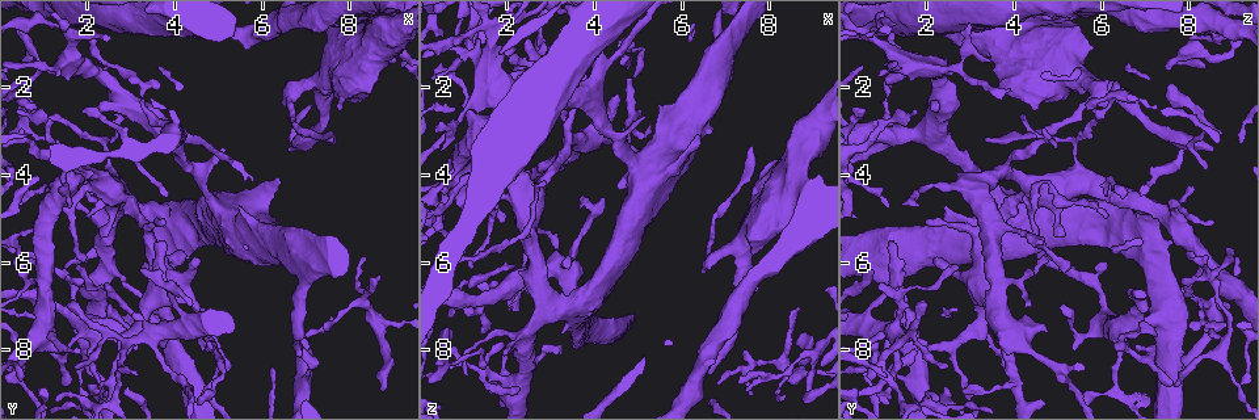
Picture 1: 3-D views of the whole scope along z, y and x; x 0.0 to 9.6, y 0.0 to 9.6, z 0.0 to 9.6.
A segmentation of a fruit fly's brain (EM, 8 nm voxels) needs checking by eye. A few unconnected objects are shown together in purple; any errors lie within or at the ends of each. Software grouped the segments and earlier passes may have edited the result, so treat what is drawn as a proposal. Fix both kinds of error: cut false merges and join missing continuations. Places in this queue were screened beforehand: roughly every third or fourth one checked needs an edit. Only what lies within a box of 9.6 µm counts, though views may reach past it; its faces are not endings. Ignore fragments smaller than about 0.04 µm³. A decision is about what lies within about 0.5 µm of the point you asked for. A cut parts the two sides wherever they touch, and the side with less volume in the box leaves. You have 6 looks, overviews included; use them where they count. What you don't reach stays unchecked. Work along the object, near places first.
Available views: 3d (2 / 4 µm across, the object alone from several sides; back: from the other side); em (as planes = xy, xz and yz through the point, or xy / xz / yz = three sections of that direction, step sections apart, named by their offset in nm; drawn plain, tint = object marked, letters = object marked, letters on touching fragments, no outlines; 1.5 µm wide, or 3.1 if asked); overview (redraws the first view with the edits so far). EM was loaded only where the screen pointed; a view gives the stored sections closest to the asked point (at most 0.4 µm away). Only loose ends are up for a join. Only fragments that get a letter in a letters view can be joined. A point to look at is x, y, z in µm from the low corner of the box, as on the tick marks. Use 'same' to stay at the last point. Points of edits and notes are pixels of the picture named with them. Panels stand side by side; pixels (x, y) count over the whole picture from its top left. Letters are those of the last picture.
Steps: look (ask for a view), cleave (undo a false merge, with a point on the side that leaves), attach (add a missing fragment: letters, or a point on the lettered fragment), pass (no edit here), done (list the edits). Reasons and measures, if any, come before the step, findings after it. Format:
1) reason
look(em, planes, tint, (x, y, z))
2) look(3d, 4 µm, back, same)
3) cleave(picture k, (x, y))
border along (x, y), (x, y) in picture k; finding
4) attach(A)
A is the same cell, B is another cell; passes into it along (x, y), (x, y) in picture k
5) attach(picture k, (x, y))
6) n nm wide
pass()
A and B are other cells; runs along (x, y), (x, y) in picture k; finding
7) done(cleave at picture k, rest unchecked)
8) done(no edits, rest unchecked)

thin end
look(em, xz, step 4, tint, (3.80, 5.15, 1.95))

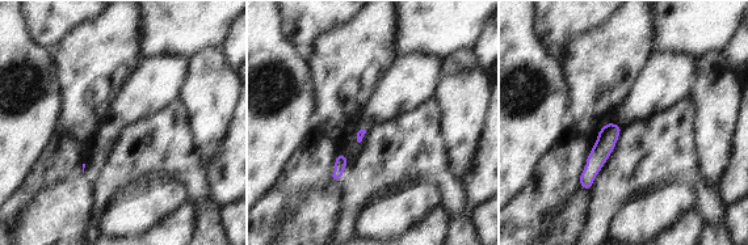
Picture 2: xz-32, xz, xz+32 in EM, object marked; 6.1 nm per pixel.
look(em, yz, step 8, letters, same)

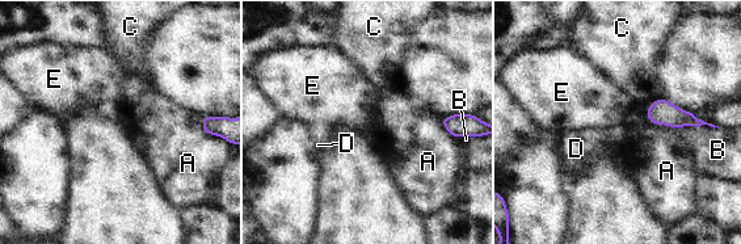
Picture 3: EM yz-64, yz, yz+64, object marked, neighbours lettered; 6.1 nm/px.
pass()
A, B, C, D and E are other cells; none of them fits

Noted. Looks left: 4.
an open end
look(3d, 4 µm, (1.90, 0.70, 1.20))

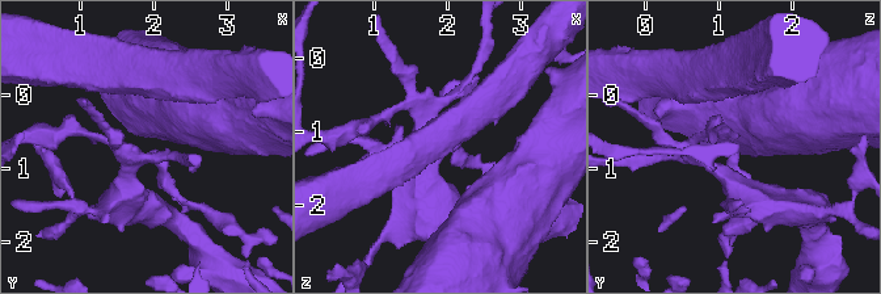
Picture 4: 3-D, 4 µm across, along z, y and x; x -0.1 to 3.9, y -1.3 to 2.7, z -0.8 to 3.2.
shape alone is not enough
look(em, planes, letters, (1.95, 0.75, 1.25))

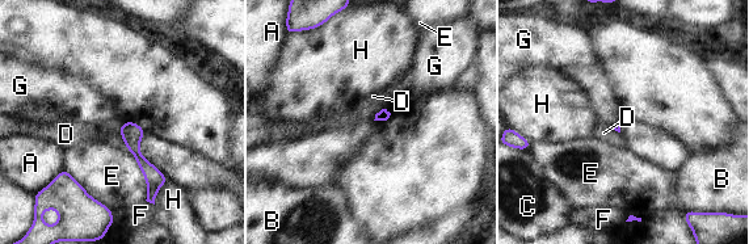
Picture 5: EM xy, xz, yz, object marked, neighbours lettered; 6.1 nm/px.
pass()
A, B, C, D, E, F, G and H are other cells; runs along (126, 125), (151, 173), (150, 194) in picture 5; none of them fits

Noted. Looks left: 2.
sharp bend
look(em, planes, letters, (2.30, 8.95, 6.40))

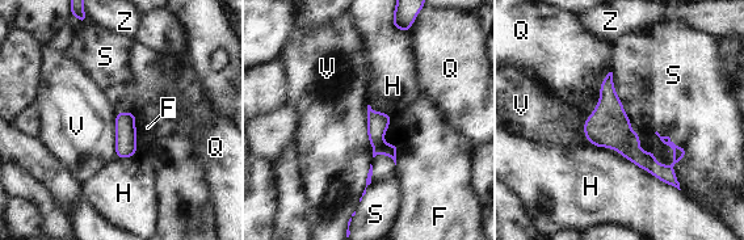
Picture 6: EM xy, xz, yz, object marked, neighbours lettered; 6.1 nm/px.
S touches over 400 nm
pass()
F, H, Q, S, V and Z are other cells; border along (600, 96), (584, 121), (591, 144) in picture 6; all the same cell

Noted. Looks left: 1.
done(no edits, rest unchecked)

